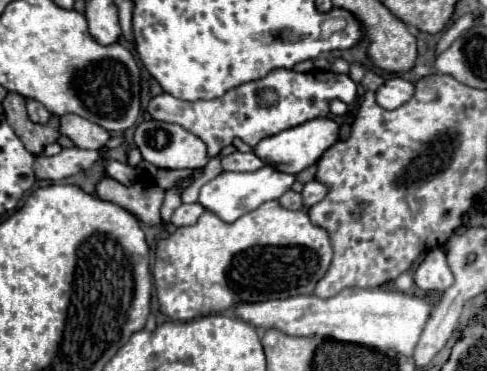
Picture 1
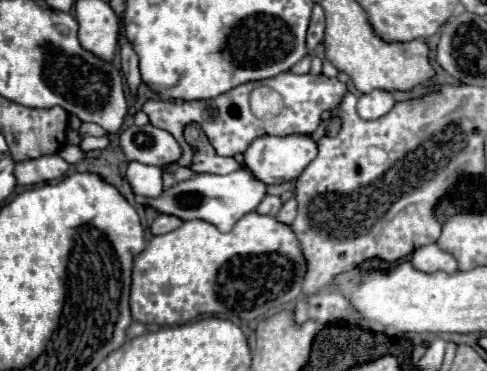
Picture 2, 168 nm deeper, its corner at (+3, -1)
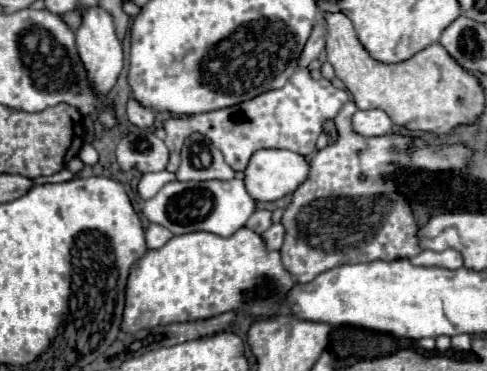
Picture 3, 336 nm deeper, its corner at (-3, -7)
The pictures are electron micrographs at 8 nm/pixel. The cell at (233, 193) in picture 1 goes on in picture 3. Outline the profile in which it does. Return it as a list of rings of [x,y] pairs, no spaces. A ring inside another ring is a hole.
[[[238,178],[232,180],[208,180],[208,182],[170,182],[156,196],[144,202],[142,214],[172,234],[188,234],[194,230],[212,232],[218,236],[232,236],[254,212],[254,200]]]

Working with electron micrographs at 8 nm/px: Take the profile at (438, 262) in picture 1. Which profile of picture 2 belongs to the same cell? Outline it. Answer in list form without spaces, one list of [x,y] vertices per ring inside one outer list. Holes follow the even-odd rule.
[[[428,244],[428,246],[414,250],[410,262],[412,262],[412,266],[416,266],[416,270],[426,272],[426,274],[434,274],[434,272],[440,272],[440,270],[444,270],[446,274],[456,272],[454,256],[440,250],[436,244]]]

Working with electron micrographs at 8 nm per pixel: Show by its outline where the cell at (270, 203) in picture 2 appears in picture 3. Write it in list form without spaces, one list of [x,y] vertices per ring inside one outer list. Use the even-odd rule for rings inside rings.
[[[258,210],[258,212],[254,212],[252,216],[250,216],[250,220],[246,222],[246,228],[250,228],[250,230],[254,230],[256,234],[262,234],[262,232],[266,232],[270,226],[272,226],[272,212],[268,212],[268,210]]]

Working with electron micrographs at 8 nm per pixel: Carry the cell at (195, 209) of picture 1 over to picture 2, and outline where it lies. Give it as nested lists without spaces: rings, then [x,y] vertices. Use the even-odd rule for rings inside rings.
[[[160,214],[154,224],[152,224],[152,234],[166,234],[166,232],[172,232],[176,230],[178,226],[182,226],[182,218],[176,218],[176,216],[170,216],[170,214]]]

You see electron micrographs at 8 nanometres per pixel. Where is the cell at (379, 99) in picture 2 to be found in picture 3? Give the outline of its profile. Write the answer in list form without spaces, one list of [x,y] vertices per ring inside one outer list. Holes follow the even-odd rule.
[[[358,110],[352,116],[352,128],[360,136],[384,136],[392,132],[392,120],[382,110]]]

